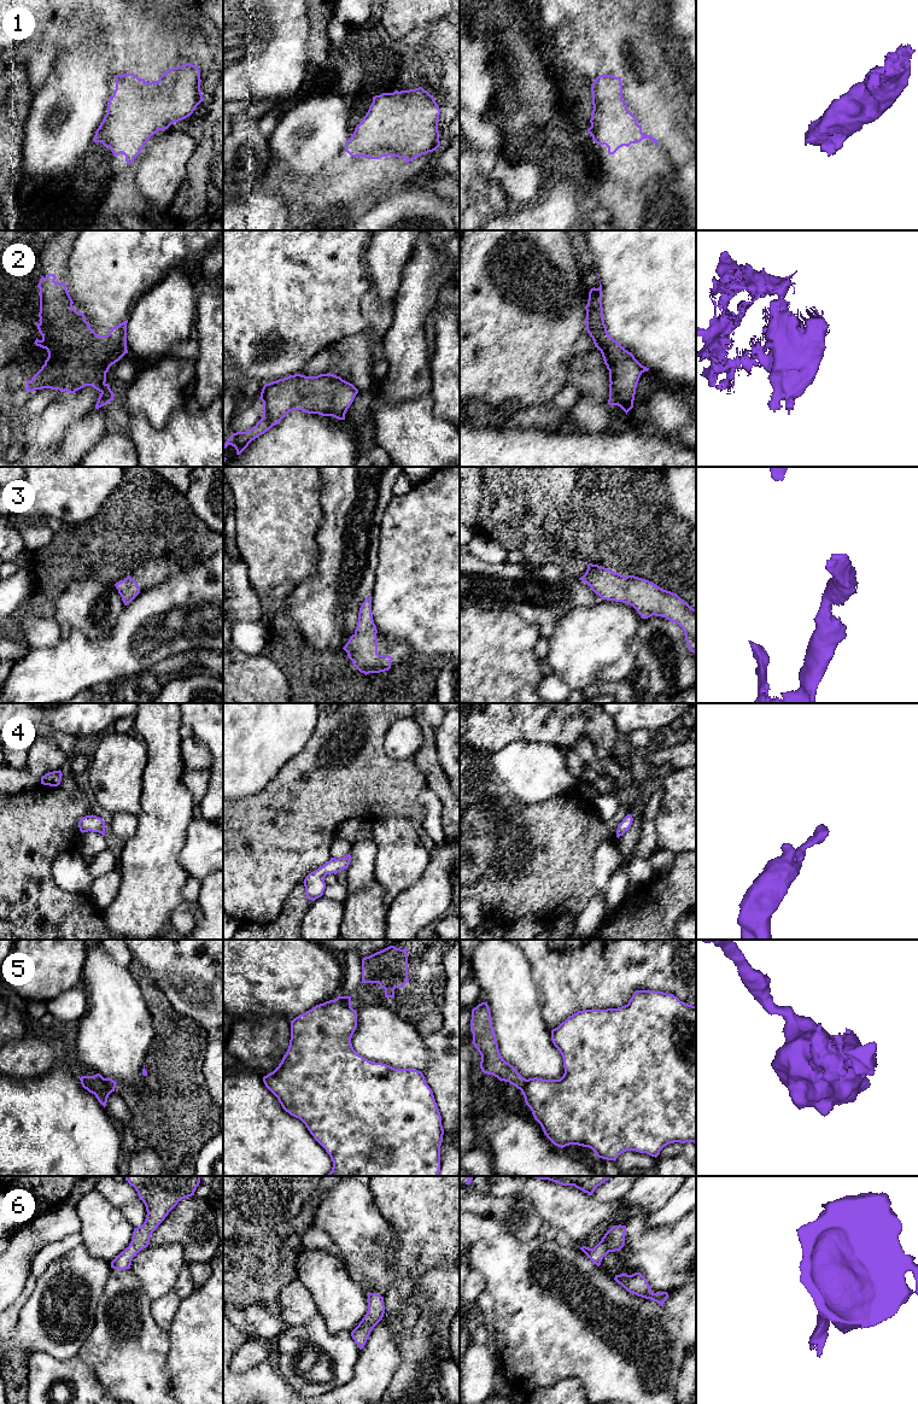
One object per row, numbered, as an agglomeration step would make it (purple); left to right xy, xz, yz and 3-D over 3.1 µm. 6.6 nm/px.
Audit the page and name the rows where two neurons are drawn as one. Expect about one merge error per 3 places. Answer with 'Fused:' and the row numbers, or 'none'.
Fused: 5

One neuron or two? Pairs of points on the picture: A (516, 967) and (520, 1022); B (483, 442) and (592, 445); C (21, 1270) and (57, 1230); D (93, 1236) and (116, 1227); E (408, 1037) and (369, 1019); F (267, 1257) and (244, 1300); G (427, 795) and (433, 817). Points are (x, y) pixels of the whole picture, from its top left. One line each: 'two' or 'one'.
A: one
B: one
C: one
D: one
E: one
F: one
G: one

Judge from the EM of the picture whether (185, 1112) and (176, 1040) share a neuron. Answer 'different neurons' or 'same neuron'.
same neuron

